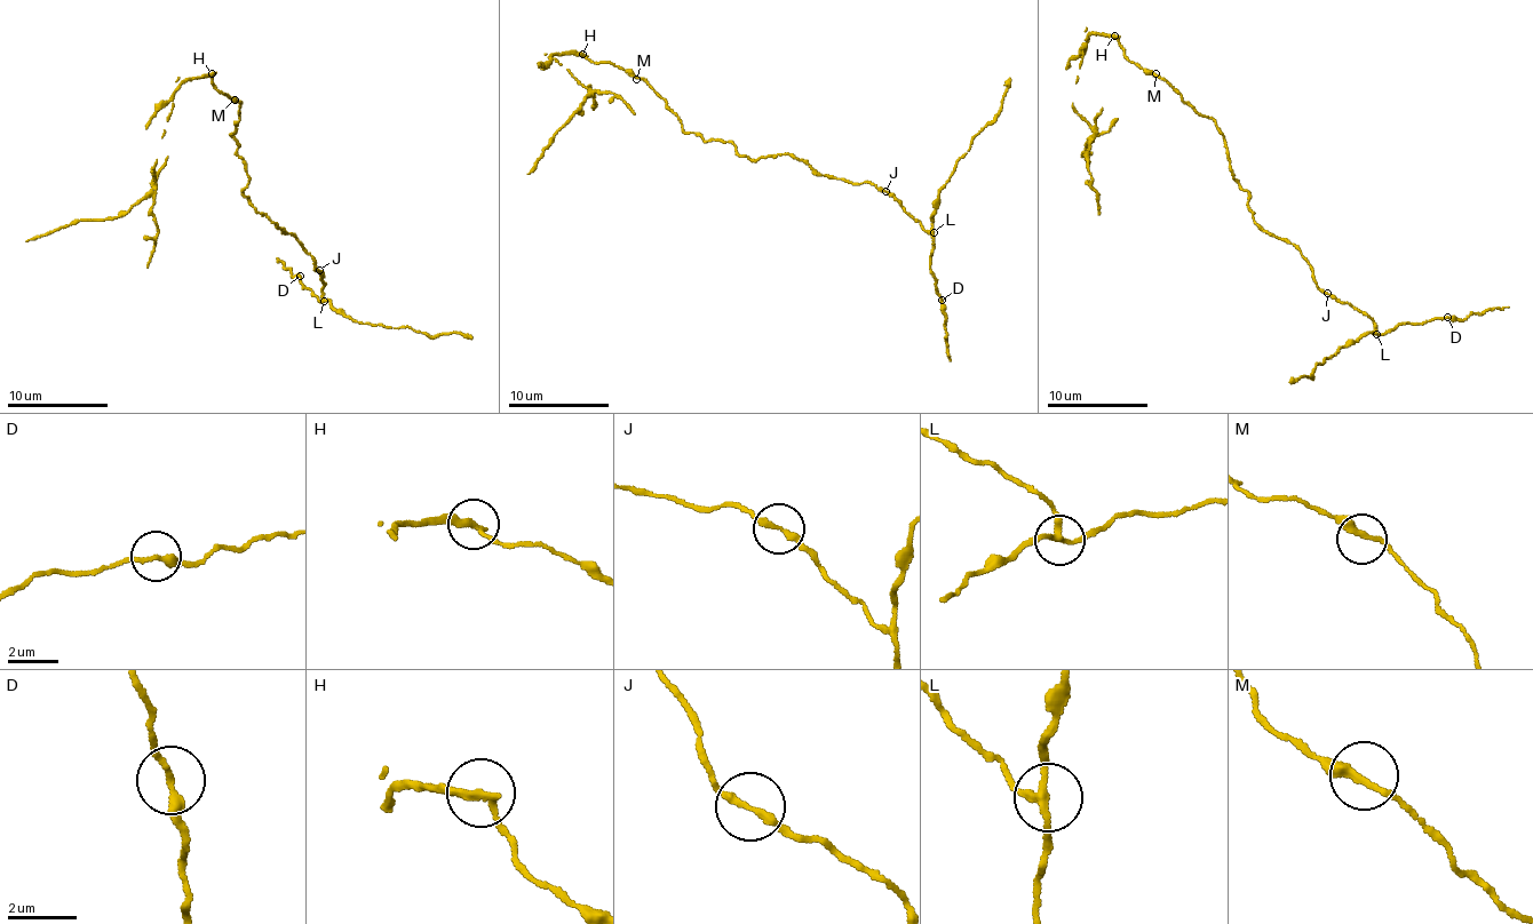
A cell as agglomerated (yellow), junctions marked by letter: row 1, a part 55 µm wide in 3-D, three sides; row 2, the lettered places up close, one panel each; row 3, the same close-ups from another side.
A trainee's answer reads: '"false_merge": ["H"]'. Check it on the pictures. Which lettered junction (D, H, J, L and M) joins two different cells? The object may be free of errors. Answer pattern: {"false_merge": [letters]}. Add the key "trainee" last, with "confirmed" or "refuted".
{"false_merge": ["H"], "trainee": "confirmed"}

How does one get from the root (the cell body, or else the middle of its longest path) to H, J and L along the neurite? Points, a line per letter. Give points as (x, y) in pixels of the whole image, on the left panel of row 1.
H: (236, 149), (237, 140), (231, 132), (236, 130), (240, 106), (238, 102), (216, 88), (213, 72)
J: (236, 149), (248, 180), (243, 191), (247, 201), (278, 228), (292, 232), (319, 270)
L: (236, 149), (248, 180), (243, 191), (247, 201), (278, 228), (292, 232), (310, 256), (322, 277), (324, 301)

